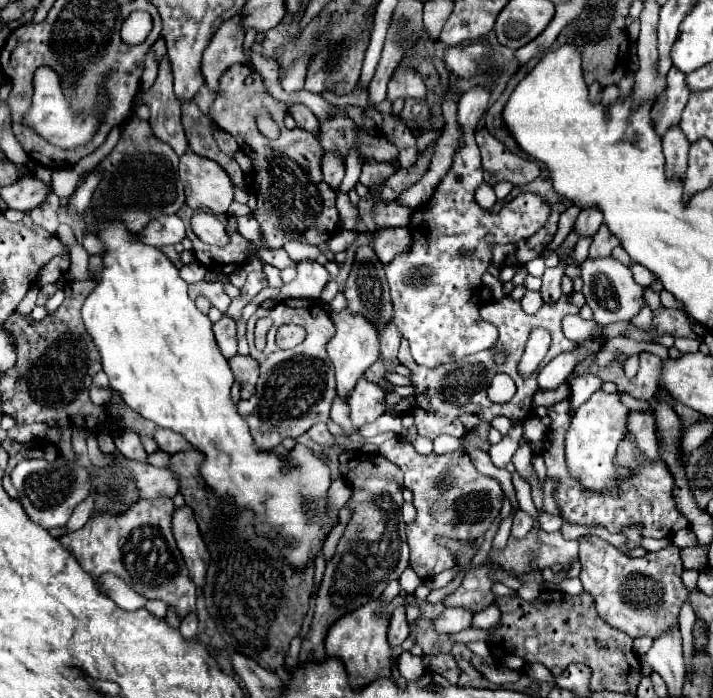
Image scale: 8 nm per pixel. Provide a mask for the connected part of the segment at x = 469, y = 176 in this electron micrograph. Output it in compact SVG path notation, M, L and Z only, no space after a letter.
M471 88L459 100L457 122L461 126L461 144L453 154L453 164L435 188L431 200L411 214L411 248L385 264L395 308L393 320L409 340L415 362L427 368L461 360L495 344L499 336L497 328L479 316L481 278L491 266L491 250L493 246L511 244L535 234L549 216L549 204L531 192L509 200L499 214L475 202L481 158L473 134L481 114L487 110L487 100L489 92L485 88Z

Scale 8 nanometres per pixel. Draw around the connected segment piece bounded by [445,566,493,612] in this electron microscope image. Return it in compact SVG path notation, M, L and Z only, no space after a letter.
M485 566L473 568L471 578L463 580L463 584L445 598L445 604L447 606L467 606L473 612L479 612L493 602L491 584L493 584L493 580L487 578Z

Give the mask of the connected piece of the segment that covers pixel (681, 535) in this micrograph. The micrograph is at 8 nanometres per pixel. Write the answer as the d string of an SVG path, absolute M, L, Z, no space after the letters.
M679 530L673 536L673 544L679 548L695 548L697 546L697 538L693 538L691 530Z

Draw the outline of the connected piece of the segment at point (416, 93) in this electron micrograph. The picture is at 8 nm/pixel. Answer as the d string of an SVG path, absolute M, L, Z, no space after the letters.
M401 64L389 82L389 90L387 90L389 102L395 102L399 98L401 100L409 100L409 98L425 100L425 96L427 96L427 90L425 90L421 76L409 66Z

